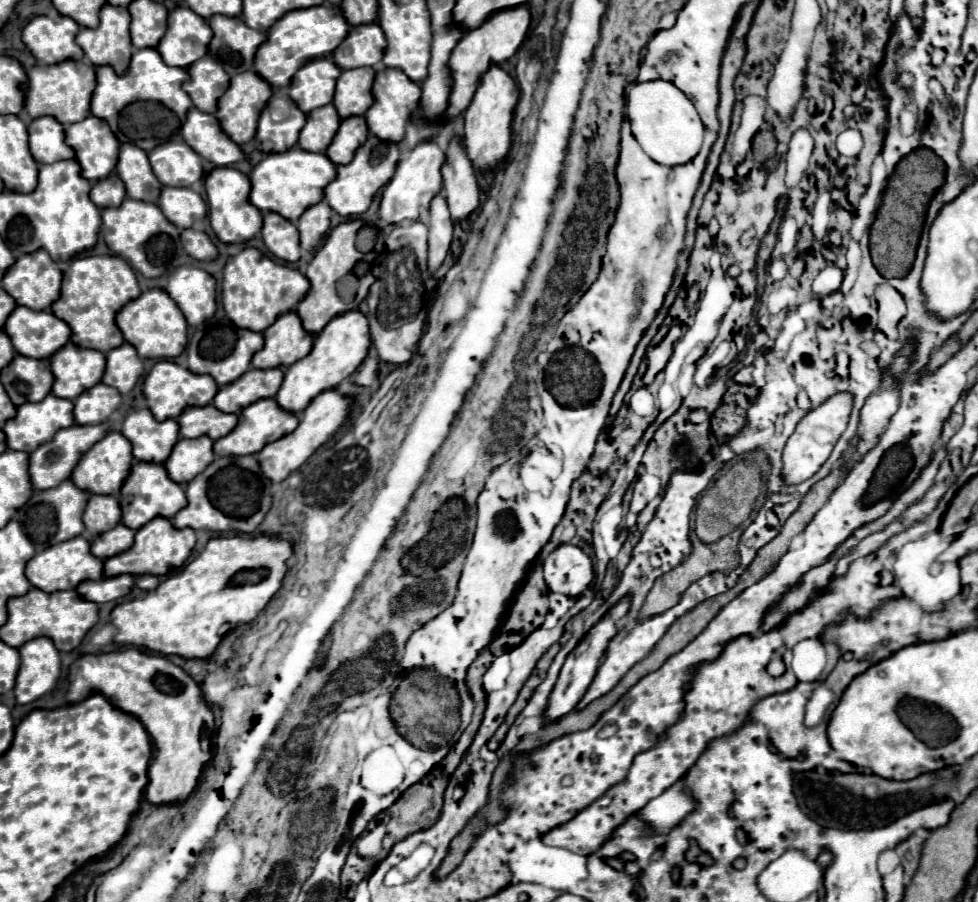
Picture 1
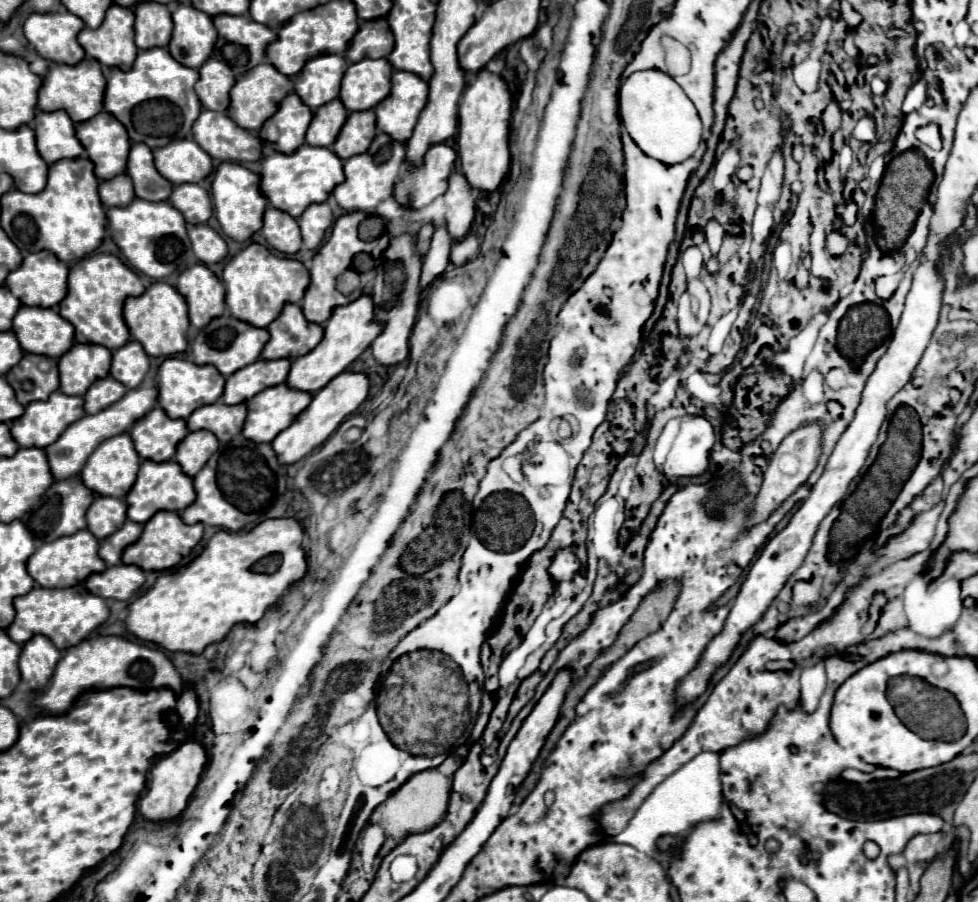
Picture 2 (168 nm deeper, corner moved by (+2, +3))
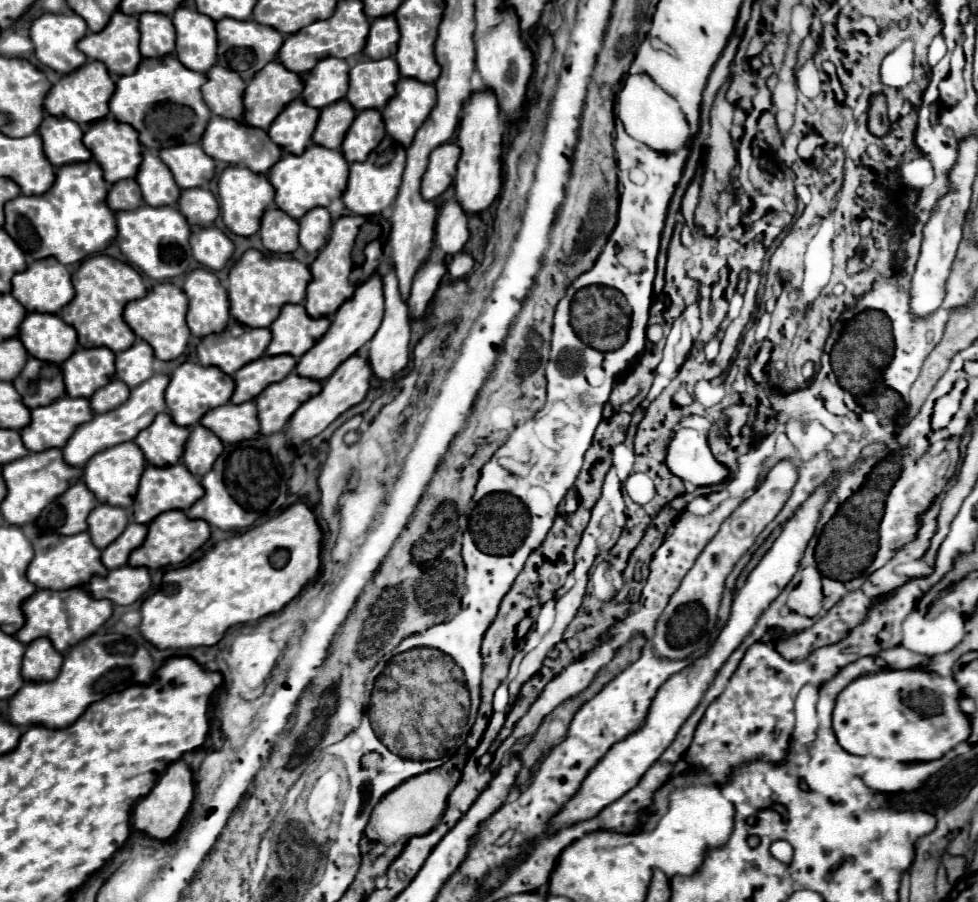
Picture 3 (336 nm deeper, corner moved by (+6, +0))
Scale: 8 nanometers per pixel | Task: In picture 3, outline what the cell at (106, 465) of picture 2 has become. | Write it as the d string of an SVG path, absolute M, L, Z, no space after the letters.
M122 442L122 444L116 444L112 448L106 448L106 450L94 454L86 462L82 478L84 478L84 484L94 492L94 496L100 502L128 508L134 500L134 492L138 490L138 482L144 472L144 466L146 466L146 460L142 456L142 450L134 442Z

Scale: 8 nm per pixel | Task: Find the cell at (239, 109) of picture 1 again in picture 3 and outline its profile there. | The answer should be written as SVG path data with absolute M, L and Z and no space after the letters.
M278 60L268 62L254 74L244 90L244 116L248 126L266 130L282 108L302 94L302 80L298 74L282 68Z

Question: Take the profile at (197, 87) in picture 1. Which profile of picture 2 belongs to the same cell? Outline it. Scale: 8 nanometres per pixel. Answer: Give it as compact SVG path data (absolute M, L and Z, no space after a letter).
M208 59L198 71L200 79L194 89L202 107L210 111L226 111L230 105L230 89L236 83L234 71L218 59Z

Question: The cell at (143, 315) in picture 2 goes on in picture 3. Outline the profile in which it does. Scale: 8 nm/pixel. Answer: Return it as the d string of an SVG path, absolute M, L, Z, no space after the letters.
M166 282L156 284L144 298L126 304L124 320L138 338L146 340L152 346L154 356L158 360L176 360L186 350L190 338L190 330L186 326L186 310L188 310L186 294L174 284Z

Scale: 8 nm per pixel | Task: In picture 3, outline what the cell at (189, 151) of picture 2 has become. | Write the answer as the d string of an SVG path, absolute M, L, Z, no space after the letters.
M180 144L172 148L162 148L160 158L170 168L180 188L202 188L214 178L214 160L204 154L200 144Z

